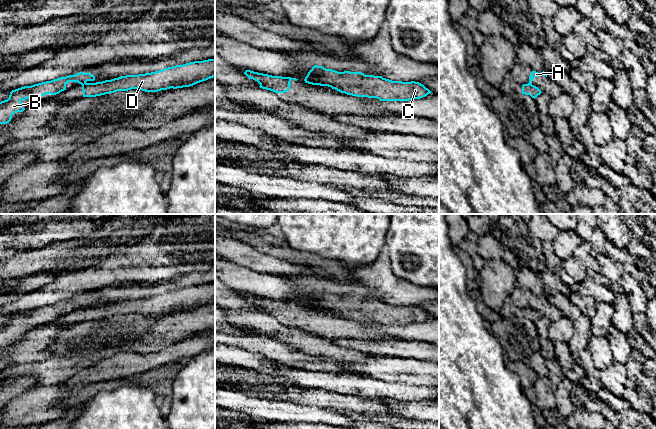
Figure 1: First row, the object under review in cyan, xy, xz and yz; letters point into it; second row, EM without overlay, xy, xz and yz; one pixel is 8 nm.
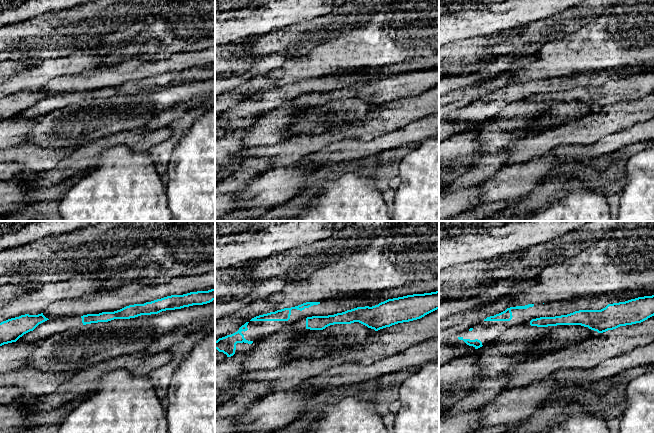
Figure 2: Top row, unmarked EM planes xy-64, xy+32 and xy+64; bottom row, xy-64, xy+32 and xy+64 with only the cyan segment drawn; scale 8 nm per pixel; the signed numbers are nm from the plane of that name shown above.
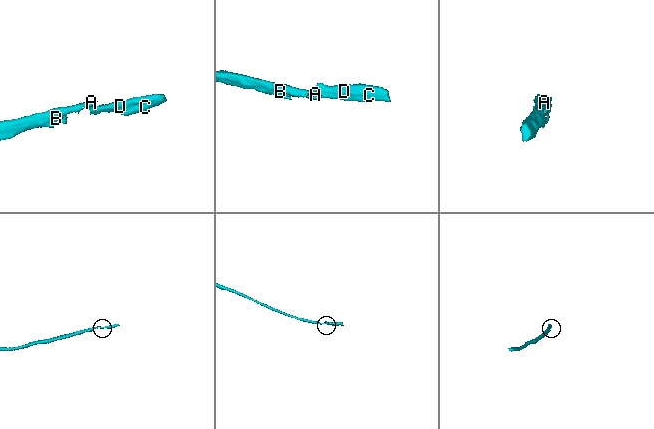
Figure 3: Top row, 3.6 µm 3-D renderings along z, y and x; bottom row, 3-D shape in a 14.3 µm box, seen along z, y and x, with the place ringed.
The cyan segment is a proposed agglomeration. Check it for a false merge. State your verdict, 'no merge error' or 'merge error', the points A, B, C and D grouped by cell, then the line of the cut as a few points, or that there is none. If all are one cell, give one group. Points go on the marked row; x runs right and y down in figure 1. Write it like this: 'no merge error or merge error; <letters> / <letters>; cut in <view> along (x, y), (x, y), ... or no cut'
merge error; A B / C D; cut in xy along (85, 82), (81, 84)

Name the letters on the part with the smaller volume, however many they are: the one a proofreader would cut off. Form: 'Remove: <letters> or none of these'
Remove: C, D

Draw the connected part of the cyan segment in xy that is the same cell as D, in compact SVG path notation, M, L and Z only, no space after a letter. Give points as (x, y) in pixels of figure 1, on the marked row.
M215 58L176 65L156 72L126 75L81 85L83 97L96 97L131 89L158 92L170 88L190 87L213 77L215 77Z

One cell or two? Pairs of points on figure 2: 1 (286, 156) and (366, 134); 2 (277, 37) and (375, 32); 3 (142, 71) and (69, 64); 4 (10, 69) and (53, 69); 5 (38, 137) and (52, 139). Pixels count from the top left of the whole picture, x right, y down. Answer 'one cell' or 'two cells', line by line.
1: one cell
2: two cells
3: two cells
4: two cells
5: one cell

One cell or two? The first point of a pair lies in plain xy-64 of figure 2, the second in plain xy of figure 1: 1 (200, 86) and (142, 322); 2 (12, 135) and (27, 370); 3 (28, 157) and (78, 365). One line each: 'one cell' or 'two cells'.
1: one cell
2: two cells
3: one cell

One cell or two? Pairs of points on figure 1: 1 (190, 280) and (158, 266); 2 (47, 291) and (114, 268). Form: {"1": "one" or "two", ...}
{"1": "two", "2": "one"}

